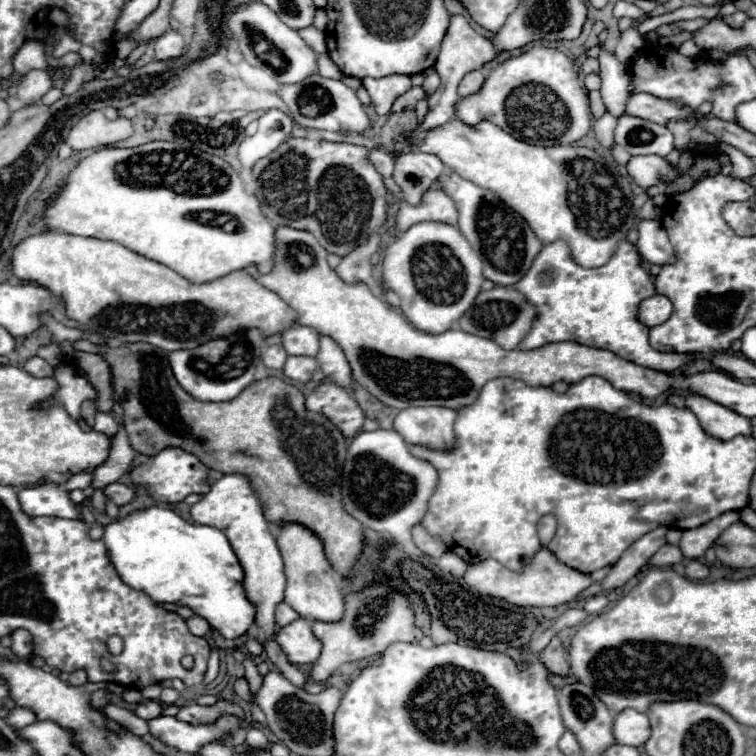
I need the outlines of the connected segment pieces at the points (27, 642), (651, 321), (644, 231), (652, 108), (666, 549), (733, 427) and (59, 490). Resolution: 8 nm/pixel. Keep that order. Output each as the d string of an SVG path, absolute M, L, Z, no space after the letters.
M16 630L12 634L12 652L22 660L32 656L32 636L28 630Z
M654 294L652 298L646 298L644 302L640 302L640 308L638 308L638 318L648 328L666 322L670 314L672 314L672 302L662 294Z
M640 220L638 222L638 252L648 260L650 264L666 266L676 262L676 254L672 250L672 244L668 242L668 234L662 228L662 222L658 220Z
M638 94L638 96L632 96L628 100L624 114L644 118L644 120L650 120L650 122L656 122L656 124L668 124L680 112L668 100L660 100L660 98L650 96L650 94Z
M666 544L650 558L650 566L670 566L670 564L678 564L682 560L684 560L682 550L678 546Z
M690 392L686 396L686 408L690 408L696 414L696 418L700 418L700 424L704 426L704 430L714 438L730 440L738 434L744 434L744 436L752 434L752 426L748 418L736 414L734 410L706 396Z
M54 482L22 488L18 492L20 506L28 516L62 516L82 518L78 506L72 502L70 492Z

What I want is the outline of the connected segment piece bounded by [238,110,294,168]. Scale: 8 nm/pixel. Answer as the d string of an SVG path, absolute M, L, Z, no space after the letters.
M268 110L258 124L258 132L242 140L238 148L238 158L244 168L252 168L260 158L268 156L276 146L286 142L292 132L292 118L280 110Z

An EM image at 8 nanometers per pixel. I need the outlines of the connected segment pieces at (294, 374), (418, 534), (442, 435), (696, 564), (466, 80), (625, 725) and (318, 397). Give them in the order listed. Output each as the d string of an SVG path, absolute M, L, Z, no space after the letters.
M288 356L286 360L286 366L284 366L284 374L292 380L298 380L298 382L310 382L314 370L318 368L318 362L314 358L308 358L308 356Z
M416 526L416 528L412 530L412 538L414 538L414 544L416 544L424 554L428 554L428 556L432 556L432 558L440 558L440 556L448 550L448 548L444 546L444 542L440 542L440 538L428 534L428 532L424 530L424 526Z
M408 408L394 418L394 430L408 444L418 444L430 450L452 450L456 410L450 408Z
M688 560L686 562L686 576L690 580L704 580L708 576L708 566L702 560Z
M472 70L472 72L468 72L468 74L462 78L460 86L458 86L458 96L464 98L464 96L468 96L468 94L476 94L476 92L482 88L484 80L486 80L484 70Z
M632 708L622 710L614 720L614 736L616 736L618 744L642 746L650 738L648 716L642 712L636 712Z
M332 382L316 386L306 398L306 410L324 414L346 438L356 436L364 424L364 412L354 396Z

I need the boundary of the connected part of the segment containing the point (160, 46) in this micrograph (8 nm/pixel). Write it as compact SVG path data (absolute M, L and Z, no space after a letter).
M168 30L166 34L162 34L154 44L156 48L156 60L168 60L168 58L176 58L184 52L184 34L178 30Z

